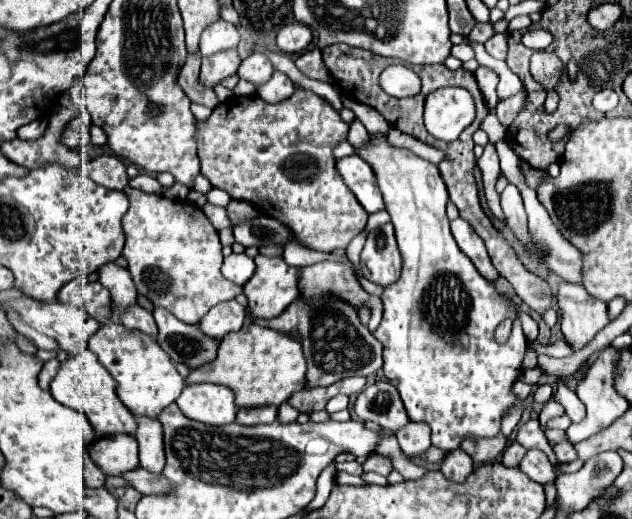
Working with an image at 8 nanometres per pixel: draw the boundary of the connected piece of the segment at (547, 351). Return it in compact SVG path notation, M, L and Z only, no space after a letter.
M533 341L531 343L531 349L537 353L537 355L549 355L549 357L567 357L569 355L569 347L565 345L565 341L555 341L555 343L539 343L539 341Z

